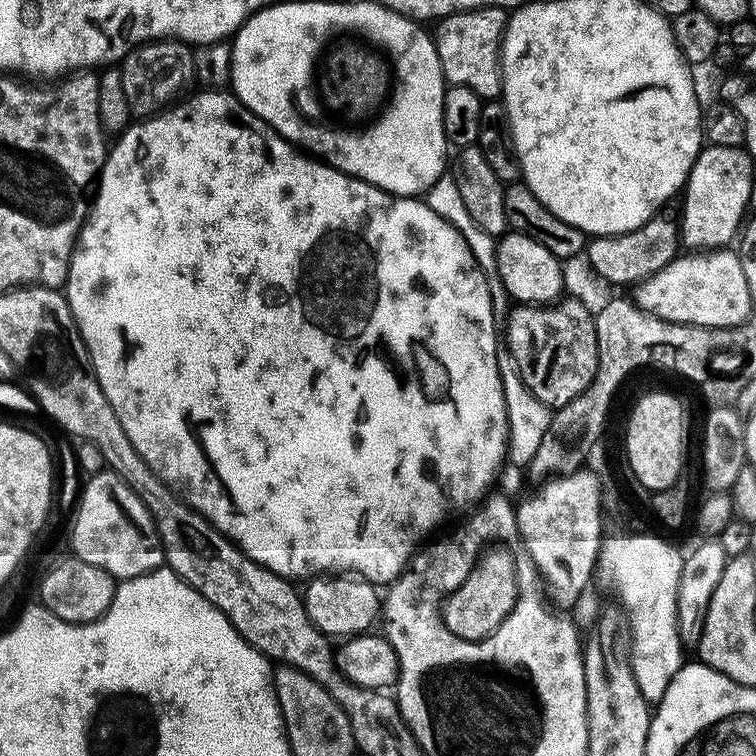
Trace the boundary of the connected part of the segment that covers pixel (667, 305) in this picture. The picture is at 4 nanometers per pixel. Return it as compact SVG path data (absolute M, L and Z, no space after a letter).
M732 250L677 255L662 270L635 285L635 304L675 324L693 324L713 330L740 328L753 315L754 302L746 286L746 274L742 274L739 255L728 251Z

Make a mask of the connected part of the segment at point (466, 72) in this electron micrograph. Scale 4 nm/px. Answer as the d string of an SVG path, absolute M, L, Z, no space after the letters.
M472 8L468 12L452 12L439 21L440 30L434 34L436 53L449 85L466 86L485 102L501 95L500 46L504 43L508 17L509 13L502 8Z

